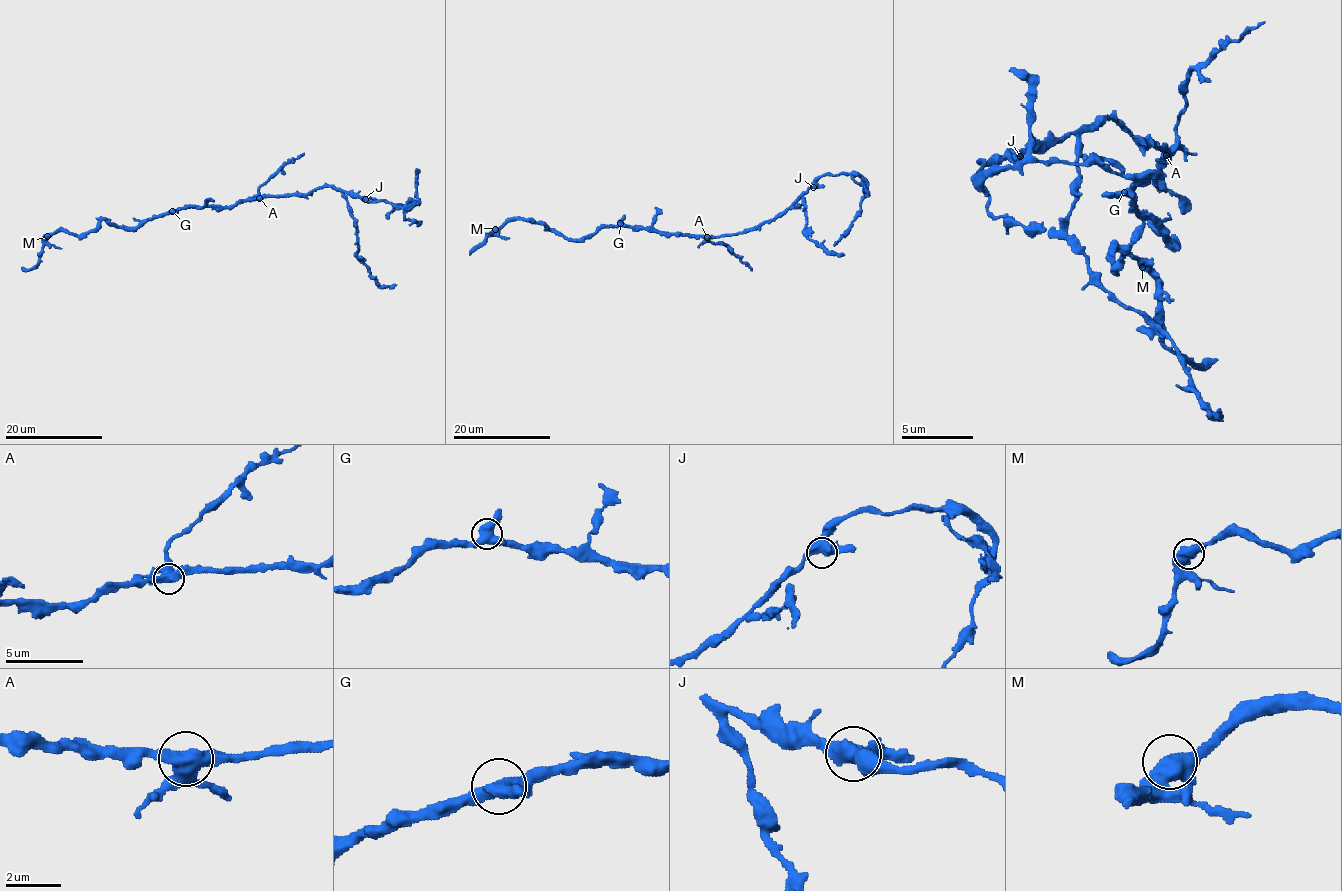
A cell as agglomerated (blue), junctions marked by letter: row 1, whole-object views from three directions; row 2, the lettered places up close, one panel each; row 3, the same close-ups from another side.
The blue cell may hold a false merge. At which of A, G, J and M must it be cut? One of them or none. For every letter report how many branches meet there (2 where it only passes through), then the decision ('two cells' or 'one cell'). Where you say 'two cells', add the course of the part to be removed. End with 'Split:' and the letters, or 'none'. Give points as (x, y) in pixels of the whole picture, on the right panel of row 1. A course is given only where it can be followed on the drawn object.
A: branches 3; one cell
G: branches 3; one cell
J: branches 3; one cell
M: branches 3; one cell
Split: none

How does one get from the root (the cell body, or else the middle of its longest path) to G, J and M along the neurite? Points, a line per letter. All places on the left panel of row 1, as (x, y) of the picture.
G: (244, 201), (230, 206), (184, 207), (172, 211)
J: (244, 201), (267, 196), (304, 195), (324, 186), (340, 188), (365, 199)
M: (244, 201), (173, 210), (153, 216), (135, 228), (118, 228), (103, 219), (80, 235), (55, 230), (47, 236)

